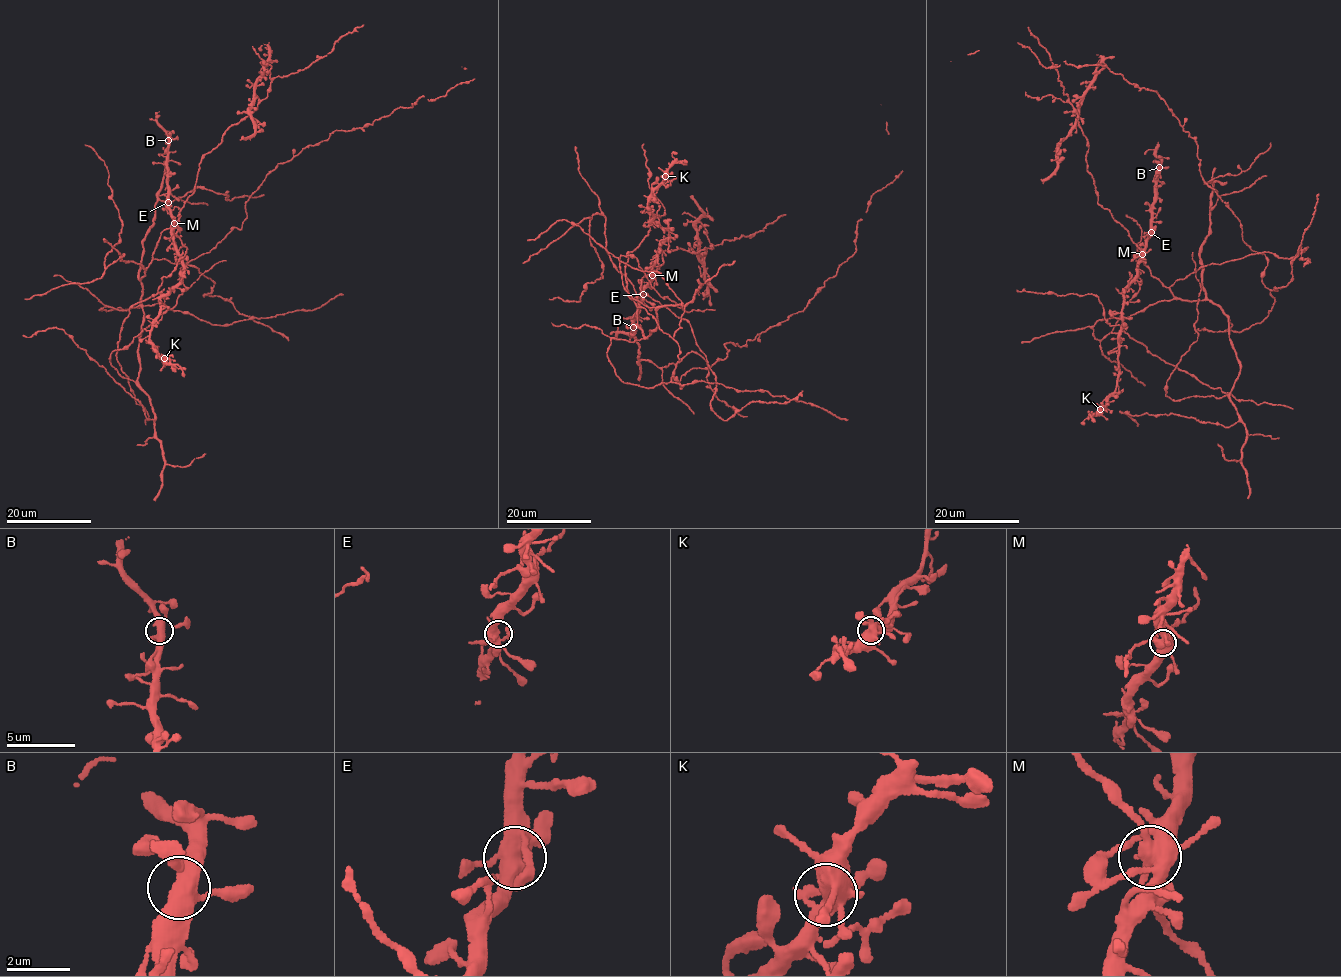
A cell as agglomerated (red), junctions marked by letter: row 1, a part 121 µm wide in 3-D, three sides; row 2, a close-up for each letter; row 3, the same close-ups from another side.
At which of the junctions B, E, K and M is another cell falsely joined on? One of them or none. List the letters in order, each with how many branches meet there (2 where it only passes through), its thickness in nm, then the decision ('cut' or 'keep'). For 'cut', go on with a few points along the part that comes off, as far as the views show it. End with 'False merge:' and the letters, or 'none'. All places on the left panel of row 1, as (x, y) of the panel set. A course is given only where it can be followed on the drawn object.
B: 5 branches meet; 460 nm thick; keep
E: 5 branches meet; 480 nm thick; keep
K: 5 branches meet; 440 nm thick; keep
M: 5 branches meet; 500 nm thick; keep
False merge: none

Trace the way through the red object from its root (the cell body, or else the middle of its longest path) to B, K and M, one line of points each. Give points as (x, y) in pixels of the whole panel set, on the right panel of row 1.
B: (1269, 289), (1268, 315), (1237, 332), (1218, 306), (1176, 299), (1153, 277), (1141, 257), (1159, 167)
K: (1269, 289), (1262, 321), (1225, 331), (1218, 306), (1176, 299), (1141, 260), (1123, 294), (1115, 392), (1100, 409)
M: (1269, 289), (1275, 301), (1262, 321), (1225, 331), (1232, 324), (1218, 306), (1176, 299), (1141, 254)

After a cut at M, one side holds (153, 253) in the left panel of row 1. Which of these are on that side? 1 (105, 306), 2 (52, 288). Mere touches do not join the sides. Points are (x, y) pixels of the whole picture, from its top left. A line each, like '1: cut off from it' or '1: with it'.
1: cut off from it
2: with it

